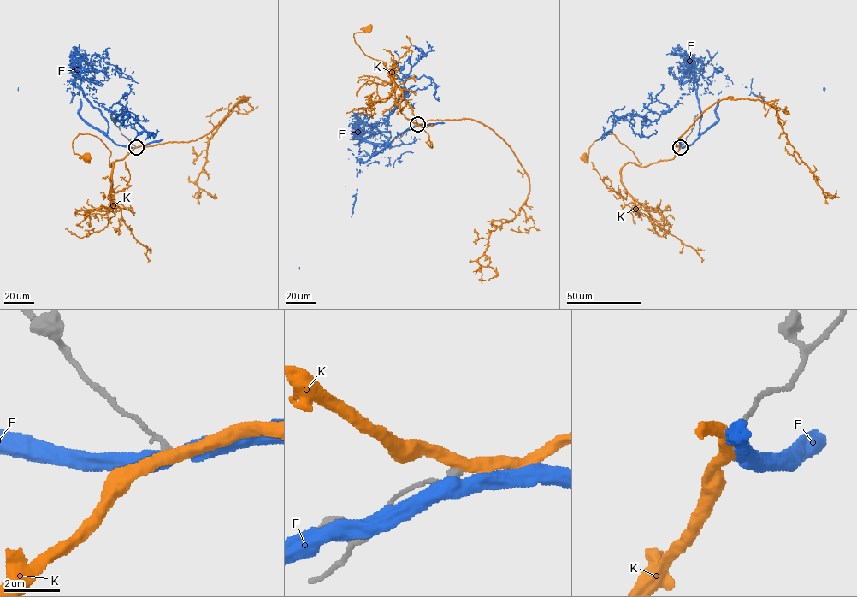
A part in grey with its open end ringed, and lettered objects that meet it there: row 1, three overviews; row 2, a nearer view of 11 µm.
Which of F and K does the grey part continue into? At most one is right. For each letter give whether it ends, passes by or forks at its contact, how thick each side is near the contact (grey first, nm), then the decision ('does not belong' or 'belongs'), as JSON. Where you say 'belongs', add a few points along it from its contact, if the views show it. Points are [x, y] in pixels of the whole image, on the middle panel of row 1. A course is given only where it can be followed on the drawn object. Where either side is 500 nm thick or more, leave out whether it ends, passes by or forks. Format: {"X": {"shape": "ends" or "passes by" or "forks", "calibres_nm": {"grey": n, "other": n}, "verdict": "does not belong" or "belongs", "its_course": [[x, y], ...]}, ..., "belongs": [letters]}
{"F": {"calibres_nm": {"grey": 320, "other": 500}, "verdict": "does not belong"}, "K": {"shape": "passes by", "calibres_nm": {"grey": 320, "other": 440}, "verdict": "does not belong"}, "belongs": []}

